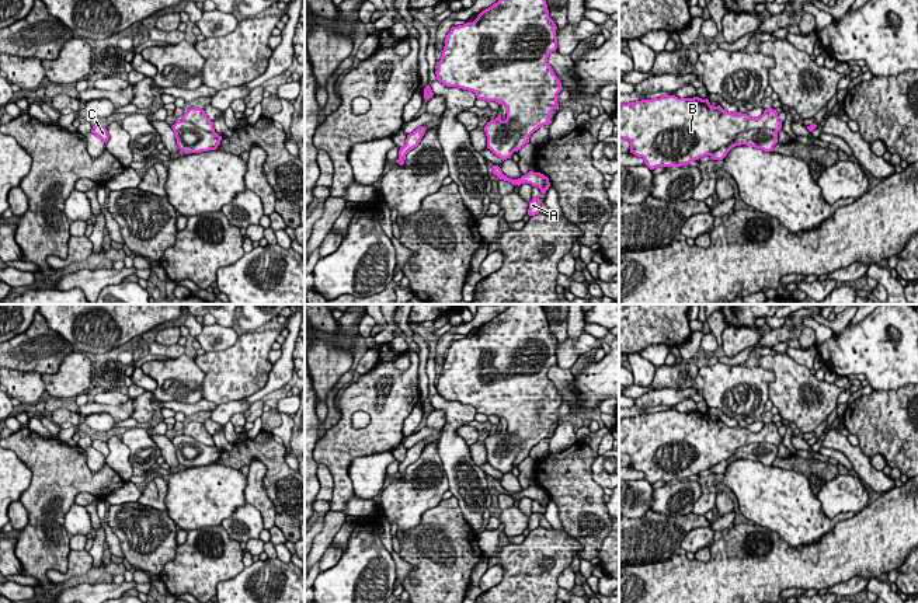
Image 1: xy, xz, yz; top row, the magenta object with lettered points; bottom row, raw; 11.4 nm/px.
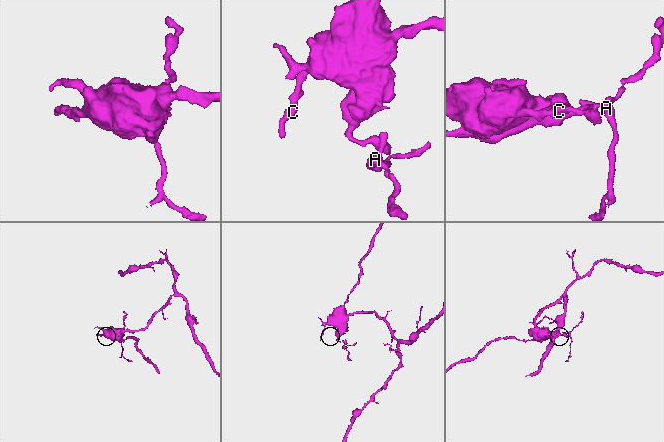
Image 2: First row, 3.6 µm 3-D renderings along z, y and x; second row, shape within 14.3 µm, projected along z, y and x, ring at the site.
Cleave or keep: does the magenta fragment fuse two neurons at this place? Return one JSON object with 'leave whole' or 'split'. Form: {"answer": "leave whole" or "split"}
{"answer": "split"}

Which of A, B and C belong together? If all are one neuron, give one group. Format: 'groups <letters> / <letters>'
groups A / B C

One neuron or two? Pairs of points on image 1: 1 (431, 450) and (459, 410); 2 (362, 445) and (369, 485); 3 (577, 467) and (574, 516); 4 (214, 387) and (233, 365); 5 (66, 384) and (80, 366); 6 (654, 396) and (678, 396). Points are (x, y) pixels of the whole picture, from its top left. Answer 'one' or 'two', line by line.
1: two
2: two
3: one
4: one
5: one
6: one

